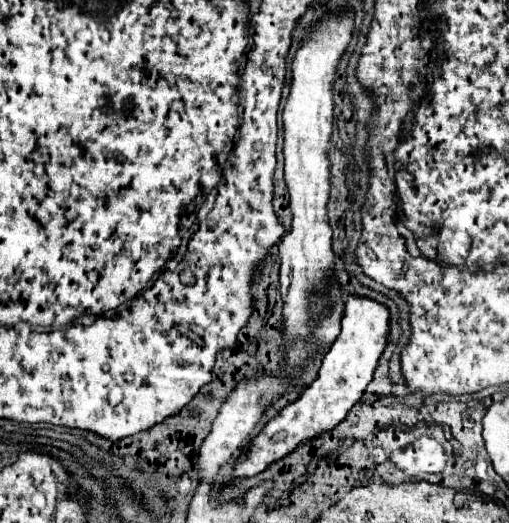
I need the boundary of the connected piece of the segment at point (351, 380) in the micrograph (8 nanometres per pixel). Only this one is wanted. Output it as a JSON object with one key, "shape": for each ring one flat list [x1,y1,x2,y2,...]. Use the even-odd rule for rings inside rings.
{"shape":[[347,295,347,307,343,315,343,329,331,349,325,353,317,379,301,393,301,397,287,405,265,429,251,441,249,449,235,463,235,477,251,477,261,473,273,461,279,461,291,453,299,443,309,441,333,425,345,419,349,409,361,401,367,385,373,381,373,373,387,347,389,339,389,309,369,297]]}

